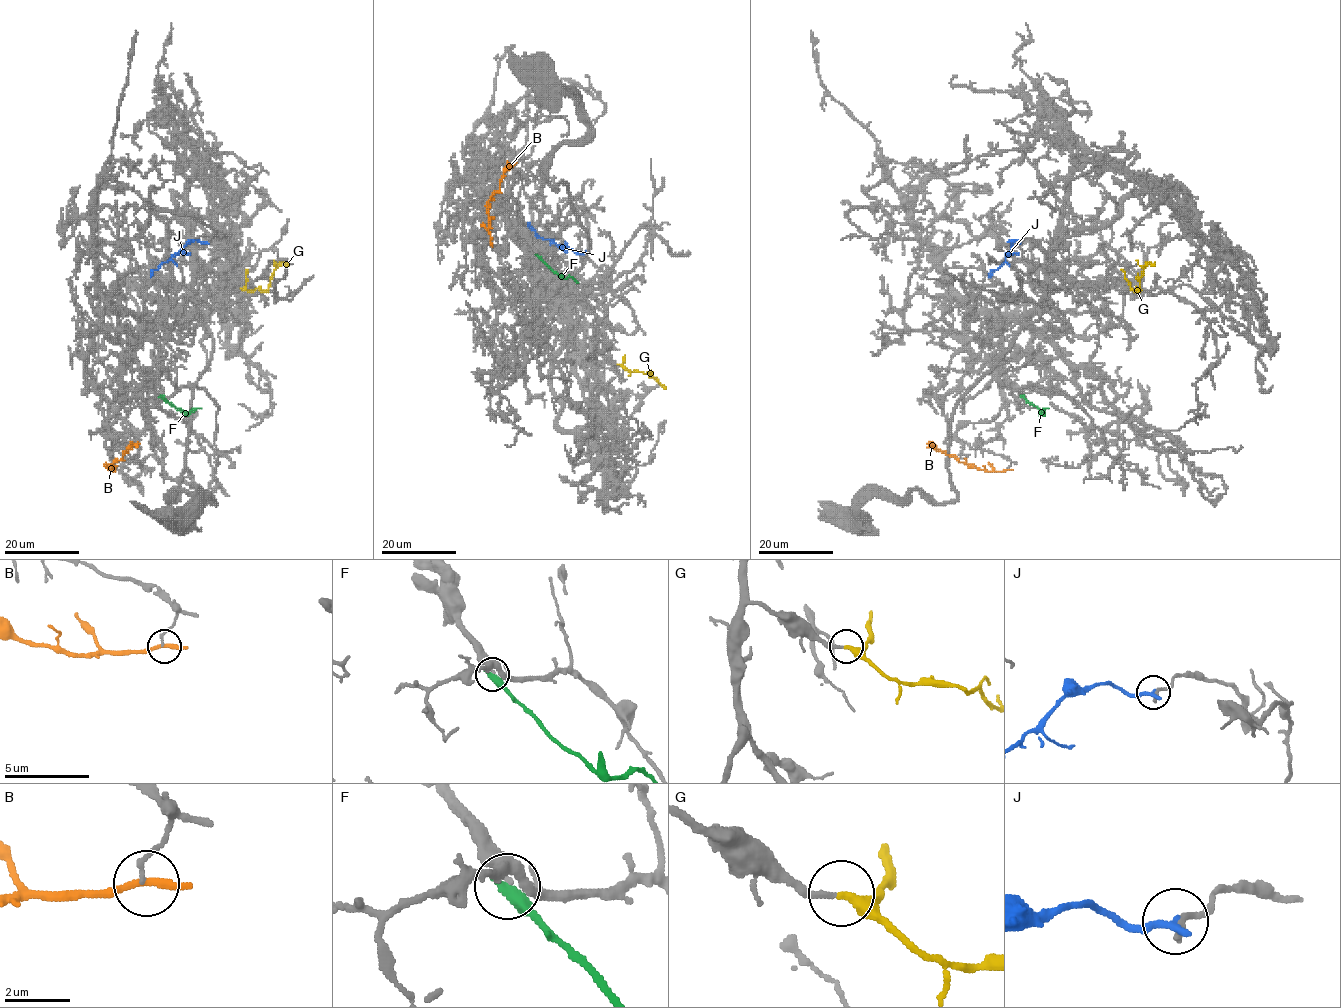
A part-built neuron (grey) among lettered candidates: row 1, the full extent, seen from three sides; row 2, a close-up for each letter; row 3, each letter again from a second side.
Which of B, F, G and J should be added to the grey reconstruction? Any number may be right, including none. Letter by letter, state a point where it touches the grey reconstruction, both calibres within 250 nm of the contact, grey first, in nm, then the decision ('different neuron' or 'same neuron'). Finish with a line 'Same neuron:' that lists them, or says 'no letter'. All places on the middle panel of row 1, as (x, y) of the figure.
B: (490, 242) | 130/200 nm | different neuron
F: (537, 255) | 140/480 nm | different neuron
G: (618, 364) | 180/280 nm | same neuron
J: (584, 253) | 240/300 nm | different neuron
Same neuron: G

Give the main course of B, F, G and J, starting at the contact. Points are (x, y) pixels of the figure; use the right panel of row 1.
B: (1008, 470), (984, 471), (969, 467), (933, 446), (927, 447)
F: (1021, 396), (1043, 412), (1048, 407)
G: (1130, 289), (1138, 290), (1143, 269), (1155, 262)
J: (1019, 242), (1013, 241), (1004, 262), (989, 276)

